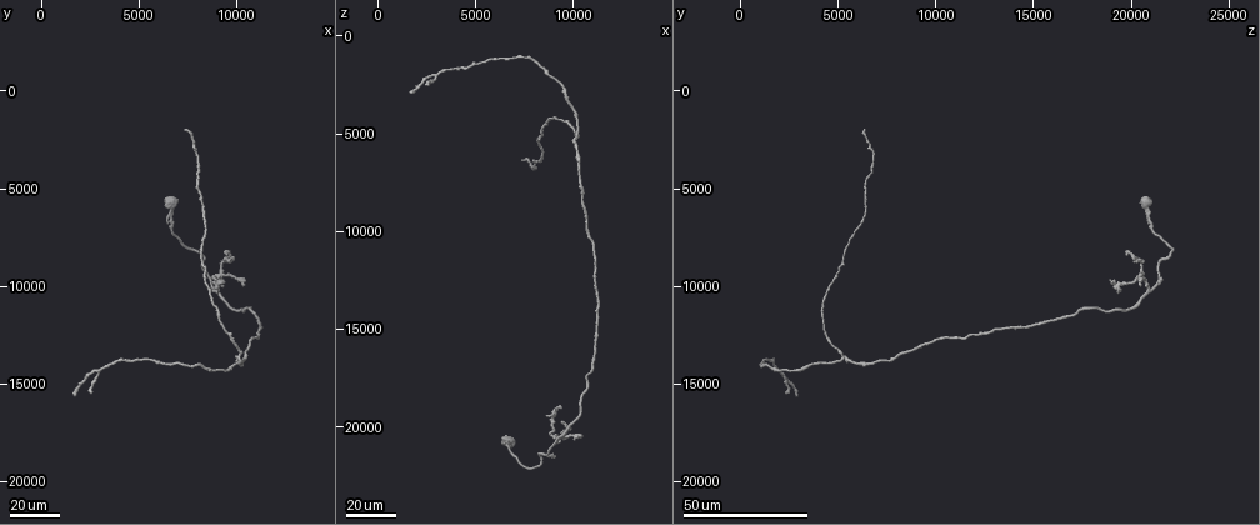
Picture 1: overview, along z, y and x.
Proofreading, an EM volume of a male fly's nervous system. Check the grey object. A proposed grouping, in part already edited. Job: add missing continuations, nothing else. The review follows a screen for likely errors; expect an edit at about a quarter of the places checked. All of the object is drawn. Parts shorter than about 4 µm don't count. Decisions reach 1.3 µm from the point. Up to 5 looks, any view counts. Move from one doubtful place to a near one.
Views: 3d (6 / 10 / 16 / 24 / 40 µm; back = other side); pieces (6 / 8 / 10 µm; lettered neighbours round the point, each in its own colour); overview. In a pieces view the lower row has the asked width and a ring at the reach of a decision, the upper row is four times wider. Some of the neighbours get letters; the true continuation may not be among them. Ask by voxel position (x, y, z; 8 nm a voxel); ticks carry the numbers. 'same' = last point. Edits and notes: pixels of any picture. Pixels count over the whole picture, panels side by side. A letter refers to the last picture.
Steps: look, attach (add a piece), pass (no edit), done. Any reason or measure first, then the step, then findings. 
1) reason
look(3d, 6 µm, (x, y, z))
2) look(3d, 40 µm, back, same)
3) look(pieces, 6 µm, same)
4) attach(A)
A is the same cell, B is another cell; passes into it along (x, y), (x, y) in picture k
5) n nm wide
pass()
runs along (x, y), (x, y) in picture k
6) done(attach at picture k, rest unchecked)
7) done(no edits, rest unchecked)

an open end
look(3d, 40 µm, (10300, 10000, 20500))

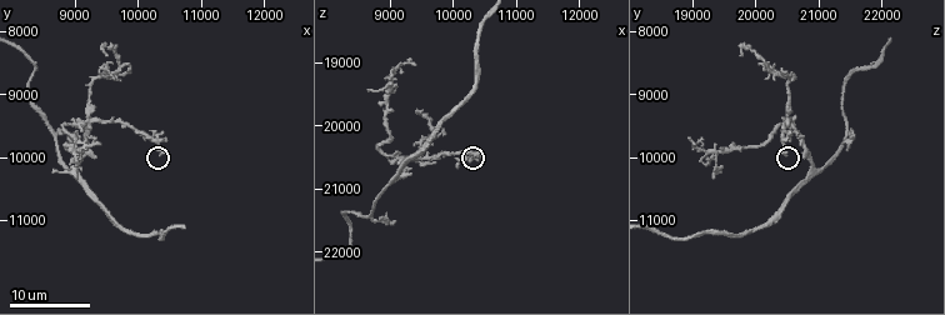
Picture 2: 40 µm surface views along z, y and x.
see the neighbours
look(pieces, 6 µm, (10350, 9950, 20450))

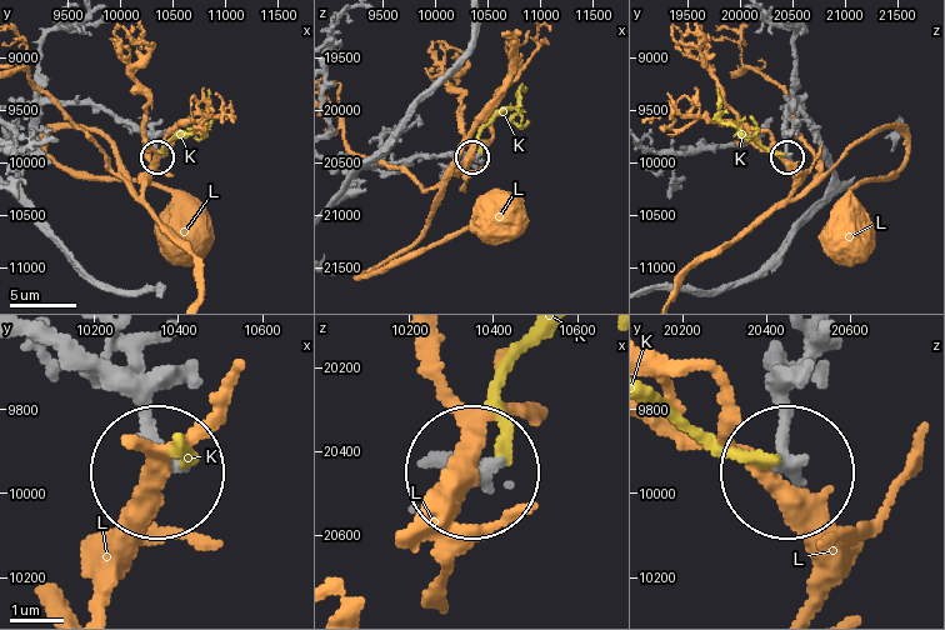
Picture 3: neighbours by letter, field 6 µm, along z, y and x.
270 nm wide
pass()
K and L are other cells; runs along (790, 363), (790, 474) in picture 3; none of them fits

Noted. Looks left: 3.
stops while still wide
look(3d, 40 µm, (7300, 2100, 6200))

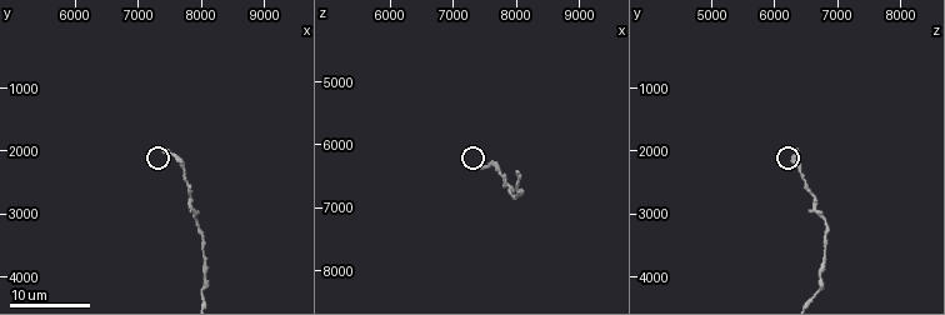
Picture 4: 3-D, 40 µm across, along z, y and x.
look(3d, 10 µm, (7400, 2000, 6350))

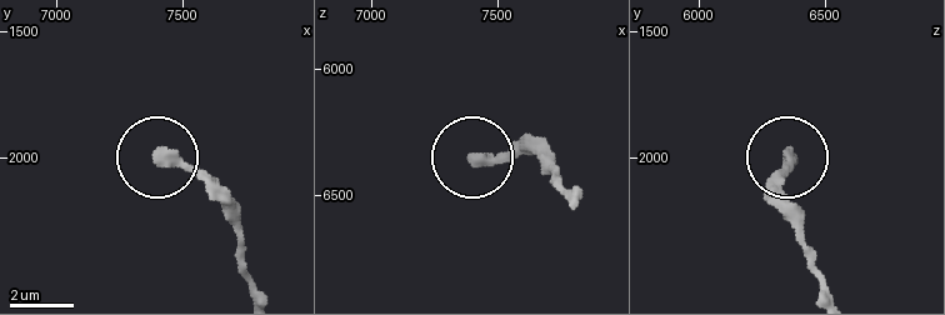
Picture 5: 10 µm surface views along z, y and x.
see the neighbours
look(pieces, 6 µm, (7400, 2000, 6350))

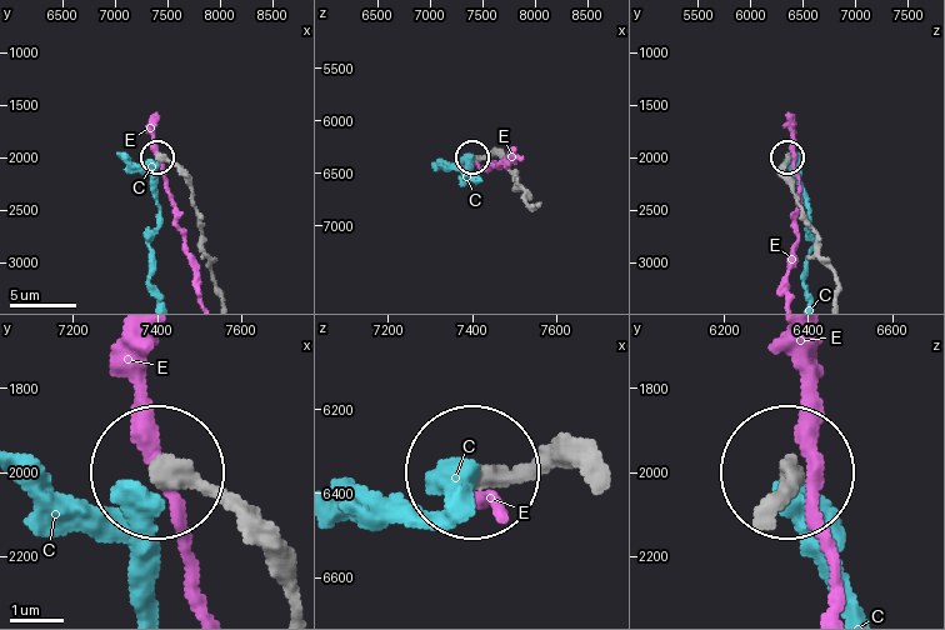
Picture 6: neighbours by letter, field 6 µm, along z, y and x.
pass()
C and E are other cells; runs along (835, 291), (835, 271), (784, 170), (786, 158) in picture 6; no lettered piece goes on from it

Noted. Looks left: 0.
done(no edits, rest unchecked)

